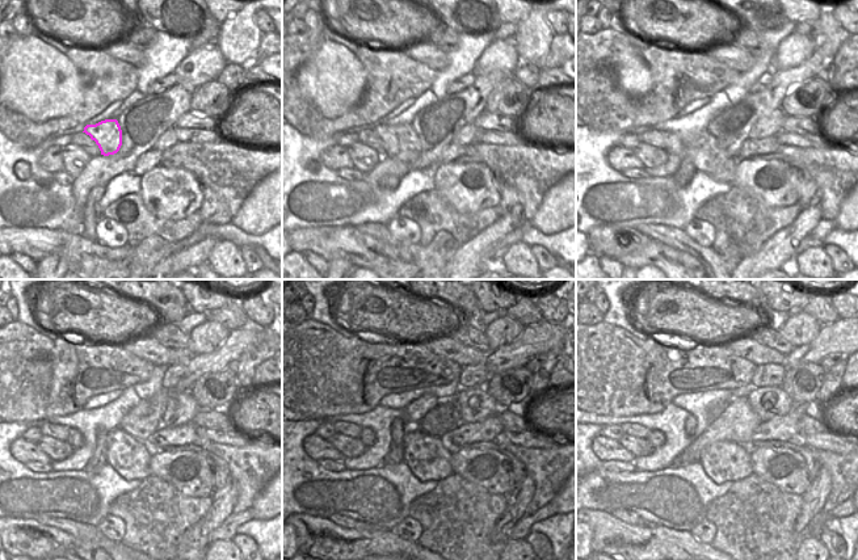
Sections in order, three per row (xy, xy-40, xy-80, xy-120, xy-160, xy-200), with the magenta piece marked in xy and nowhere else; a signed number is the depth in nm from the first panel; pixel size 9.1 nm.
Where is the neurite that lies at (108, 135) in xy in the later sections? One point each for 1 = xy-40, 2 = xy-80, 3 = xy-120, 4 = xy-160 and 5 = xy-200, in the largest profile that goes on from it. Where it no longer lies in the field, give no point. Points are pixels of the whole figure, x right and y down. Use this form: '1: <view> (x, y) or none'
1: xy-40 (400, 142)
2: xy-80 (707, 156)
3: xy-120 (129, 457)
4: xy-160 (429, 459)
5: xy-200 (724, 460)

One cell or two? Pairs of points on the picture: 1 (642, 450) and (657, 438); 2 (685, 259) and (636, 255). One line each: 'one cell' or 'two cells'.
1: two cells
2: one cell

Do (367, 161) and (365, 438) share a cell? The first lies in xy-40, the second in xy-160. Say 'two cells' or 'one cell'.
two cells

